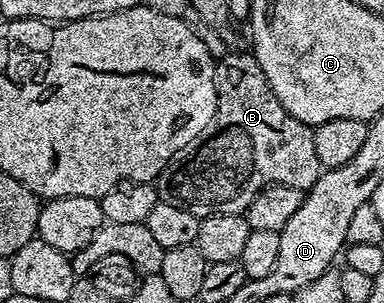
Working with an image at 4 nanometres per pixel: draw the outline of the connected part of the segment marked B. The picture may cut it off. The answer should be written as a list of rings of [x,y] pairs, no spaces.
[[[250,51],[215,60],[215,123],[190,148],[179,153],[154,181],[159,203],[199,217],[242,216],[262,188],[280,184],[306,193],[321,175],[315,133],[288,116],[268,86]]]

